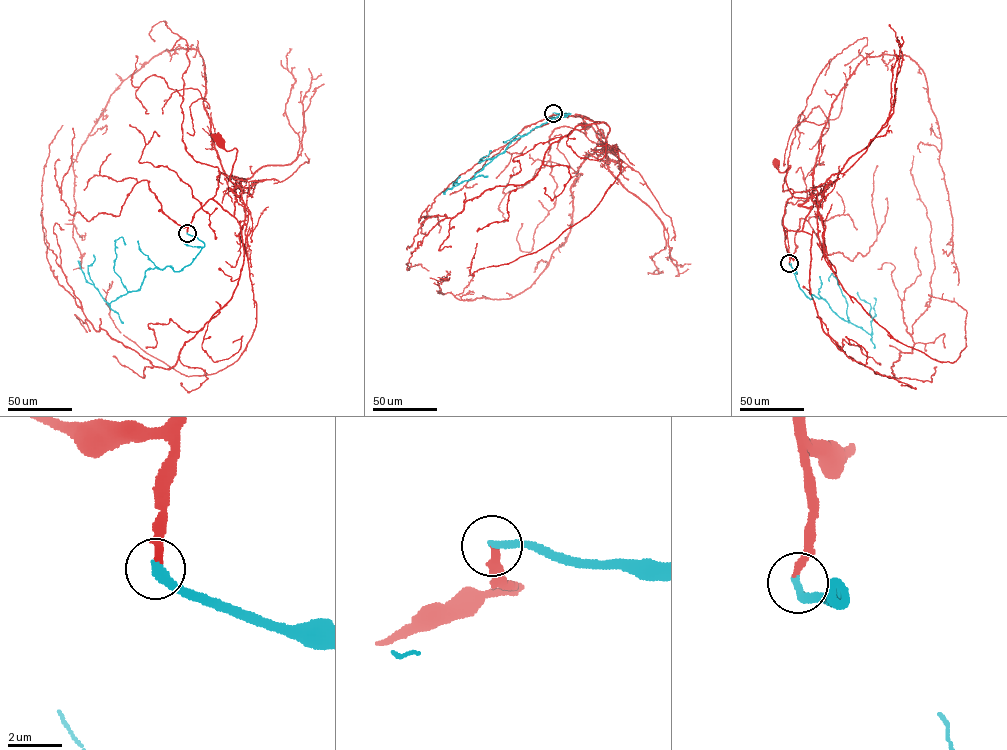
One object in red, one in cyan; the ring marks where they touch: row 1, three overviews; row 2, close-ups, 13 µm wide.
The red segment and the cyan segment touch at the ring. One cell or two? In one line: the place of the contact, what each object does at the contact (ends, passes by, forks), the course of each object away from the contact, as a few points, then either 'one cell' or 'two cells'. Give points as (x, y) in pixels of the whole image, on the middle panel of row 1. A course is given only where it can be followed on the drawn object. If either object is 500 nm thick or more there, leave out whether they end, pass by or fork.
(553, 113) | red ends | cyan ends | red via (553, 113), (591, 119), (600, 132), (603, 146), (596, 134), (602, 129), (603, 137), (586, 126) | cyan via (553, 113), (570, 114), (550, 119), (514, 139), (474, 178), (453, 186), (459, 177) | one cell

